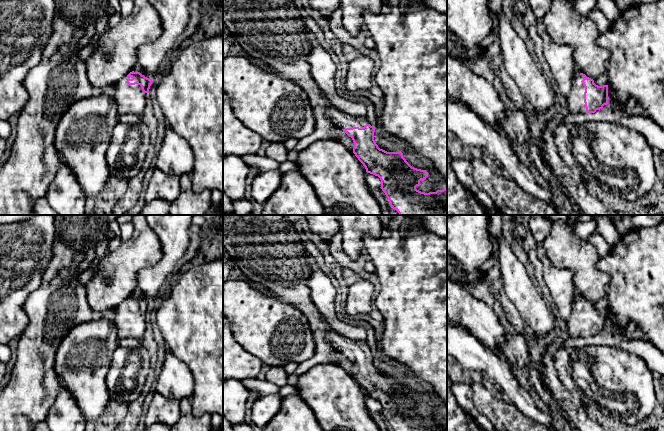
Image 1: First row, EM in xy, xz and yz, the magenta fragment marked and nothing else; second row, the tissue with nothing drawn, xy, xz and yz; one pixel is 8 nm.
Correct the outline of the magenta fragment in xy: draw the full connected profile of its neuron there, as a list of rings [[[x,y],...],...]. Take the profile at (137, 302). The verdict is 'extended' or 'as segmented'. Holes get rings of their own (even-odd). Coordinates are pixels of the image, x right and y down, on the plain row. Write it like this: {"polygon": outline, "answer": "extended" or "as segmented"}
{"polygon": [[[134,295],[114,308],[119,338],[143,336],[151,308],[152,303]]], "answer": "extended"}

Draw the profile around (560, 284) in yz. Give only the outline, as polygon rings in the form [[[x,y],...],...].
[[[541,246],[537,254],[543,266],[544,281],[558,310],[557,318],[567,321],[577,297],[573,282],[574,272],[553,266]]]

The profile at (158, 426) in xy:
[[[156,423],[151,426],[146,426],[144,431],[170,431],[170,427],[162,423]]]

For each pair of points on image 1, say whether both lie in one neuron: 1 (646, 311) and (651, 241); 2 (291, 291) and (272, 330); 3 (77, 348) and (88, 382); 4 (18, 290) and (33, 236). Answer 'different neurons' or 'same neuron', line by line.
1: same neuron
2: different neurons
3: same neuron
4: same neuron

